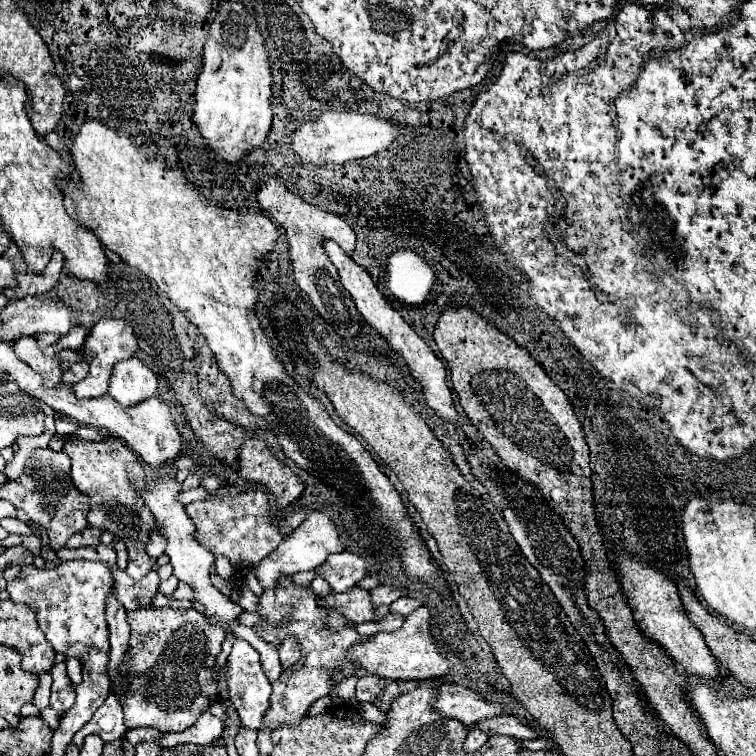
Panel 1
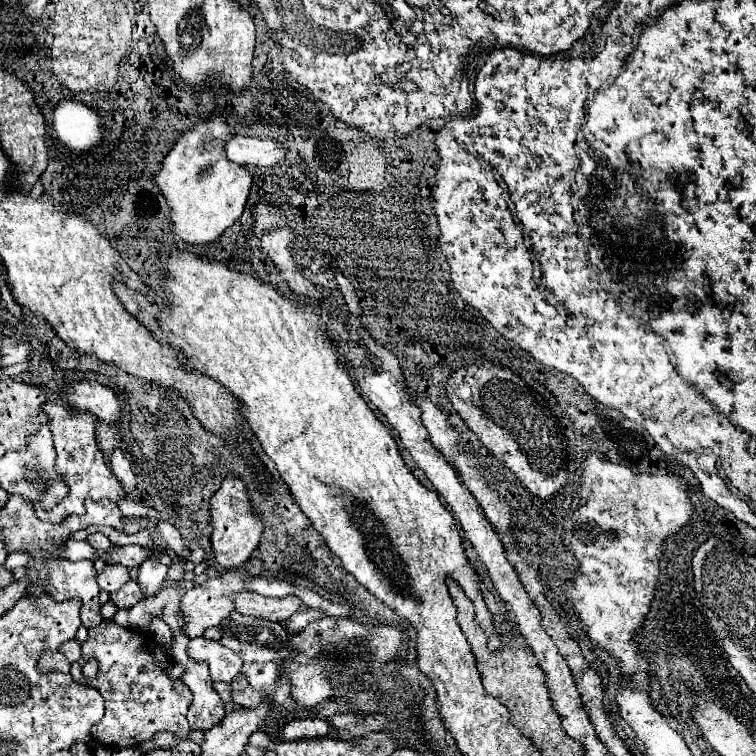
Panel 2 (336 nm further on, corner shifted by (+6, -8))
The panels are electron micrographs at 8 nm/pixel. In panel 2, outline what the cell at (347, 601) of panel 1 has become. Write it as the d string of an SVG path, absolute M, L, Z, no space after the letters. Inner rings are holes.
M240 592L232 596L234 608L240 614L248 614L254 618L262 618L262 620L270 620L270 622L280 622L290 618L294 612L300 610L302 602L296 596L288 596L288 598L264 598L256 592Z

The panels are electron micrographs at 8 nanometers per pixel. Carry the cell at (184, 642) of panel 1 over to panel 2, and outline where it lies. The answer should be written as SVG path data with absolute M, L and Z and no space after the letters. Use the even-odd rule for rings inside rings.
M102 620L96 628L88 630L88 638L82 644L82 658L72 664L70 674L76 682L96 688L106 702L104 718L94 724L92 736L104 746L136 746L150 740L156 732L172 732L186 738L190 724L186 712L192 700L190 688L182 680L170 680L166 668L170 666L166 650L152 640L146 632L134 628L122 628L114 620ZM94 658L98 672L94 678L82 674L82 666Z

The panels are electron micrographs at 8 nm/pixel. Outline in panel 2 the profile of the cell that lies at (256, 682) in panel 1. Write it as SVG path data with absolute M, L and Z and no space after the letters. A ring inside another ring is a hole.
M204 636L188 642L188 656L194 662L206 662L214 682L230 682L242 668L240 656L214 640L204 640Z

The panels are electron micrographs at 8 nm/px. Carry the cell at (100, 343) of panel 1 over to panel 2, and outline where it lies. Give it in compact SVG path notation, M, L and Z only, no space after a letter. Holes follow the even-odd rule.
M60 400L56 402L46 402L44 404L44 414L48 416L48 426L54 438L54 448L56 448L56 472L62 476L62 480L69 488L66 498L62 498L52 510L44 510L38 502L30 502L34 508L34 514L42 520L42 522L52 522L52 524L60 524L64 518L72 514L82 515L85 512L84 501L86 498L108 498L114 500L116 504L126 496L122 484L116 480L116 476L108 470L104 456L96 444L96 436L94 436L94 416L90 414L74 414L66 408L66 404L62 404Z

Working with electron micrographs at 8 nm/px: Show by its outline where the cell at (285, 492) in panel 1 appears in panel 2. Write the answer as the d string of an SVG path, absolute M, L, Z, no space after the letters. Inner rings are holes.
M228 476L222 482L220 490L212 496L210 524L212 524L212 536L210 536L212 550L214 550L214 556L222 568L230 570L230 568L242 566L250 558L250 554L256 550L256 546L262 538L264 526L262 526L262 520L256 514L252 514L246 484L242 480L238 480L238 476Z

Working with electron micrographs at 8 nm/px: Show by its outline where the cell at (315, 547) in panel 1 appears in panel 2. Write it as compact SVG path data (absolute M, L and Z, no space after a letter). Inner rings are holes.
M226 570L222 572L220 578L210 578L204 584L188 590L182 596L180 602L180 616L182 616L182 630L186 632L188 638L198 638L204 634L206 628L218 626L224 618L227 618L235 611L234 605L231 603L230 596L244 591L245 580L248 576L244 572L238 570Z

